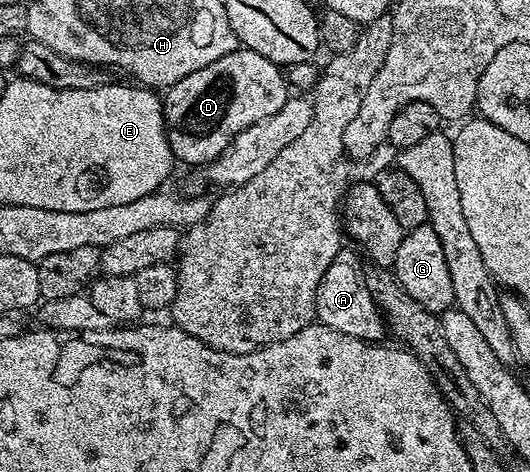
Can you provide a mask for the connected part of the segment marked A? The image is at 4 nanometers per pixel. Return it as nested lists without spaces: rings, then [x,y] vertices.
[[[342,248],[335,256],[335,260],[331,260],[331,268],[323,272],[323,280],[317,289],[316,321],[327,328],[335,328],[335,332],[355,336],[364,342],[381,344],[387,338],[387,323],[381,317],[375,300],[371,300],[371,292],[367,292],[365,271],[362,263],[357,263],[358,251],[353,250]]]

